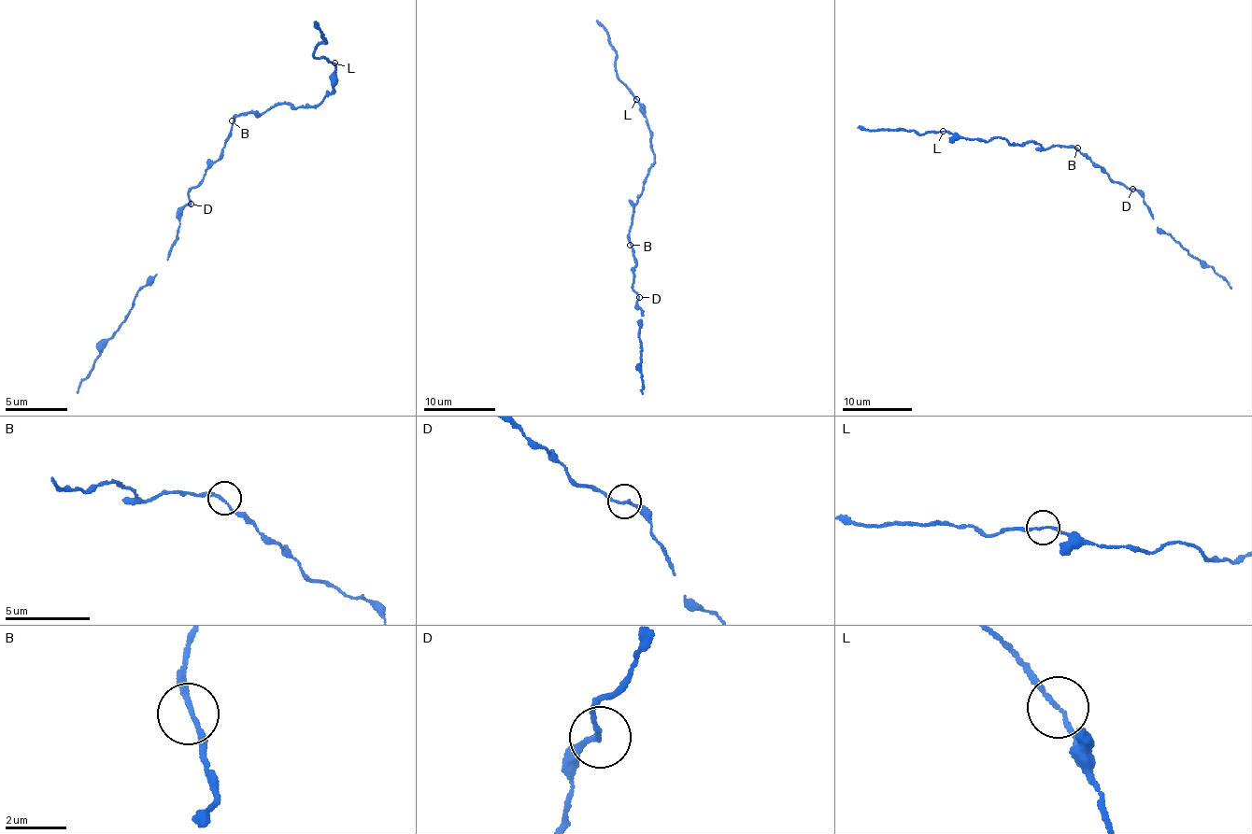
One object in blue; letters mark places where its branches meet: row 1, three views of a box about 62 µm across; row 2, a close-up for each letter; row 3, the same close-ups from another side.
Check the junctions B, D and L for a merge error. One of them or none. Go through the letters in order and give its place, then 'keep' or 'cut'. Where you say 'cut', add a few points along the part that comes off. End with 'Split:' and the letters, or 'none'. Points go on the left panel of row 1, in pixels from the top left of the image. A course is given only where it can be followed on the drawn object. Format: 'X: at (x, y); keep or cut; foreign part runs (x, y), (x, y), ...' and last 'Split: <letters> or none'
B: at (232, 120); keep
D: at (191, 204); keep
L: at (334, 63); keep
Split: none

